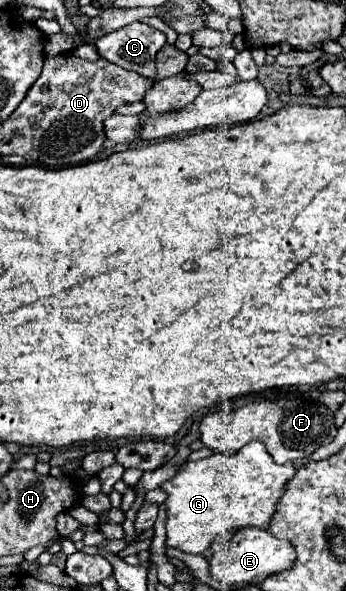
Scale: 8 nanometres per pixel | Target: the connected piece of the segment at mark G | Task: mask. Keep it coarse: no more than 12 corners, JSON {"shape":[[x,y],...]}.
{"shape":[[260,441],[160,485],[166,545],[268,529],[292,463]]}

